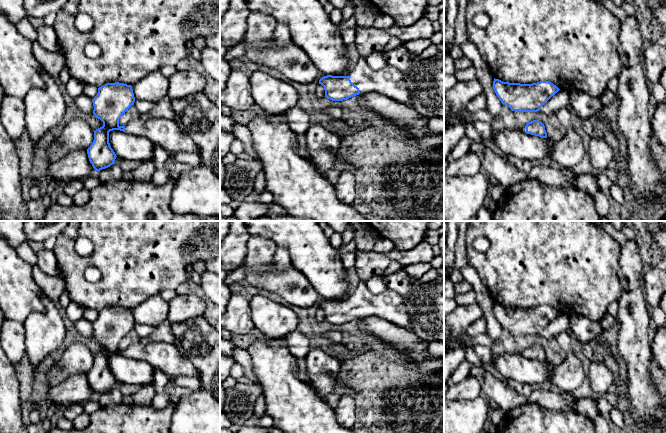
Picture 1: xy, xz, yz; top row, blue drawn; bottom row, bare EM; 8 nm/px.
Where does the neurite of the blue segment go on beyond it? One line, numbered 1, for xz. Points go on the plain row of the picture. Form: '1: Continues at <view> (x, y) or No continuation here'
1: Continues at xz (389, 305)

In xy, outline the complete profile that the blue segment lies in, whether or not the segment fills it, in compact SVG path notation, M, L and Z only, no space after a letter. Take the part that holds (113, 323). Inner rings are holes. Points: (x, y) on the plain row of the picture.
M107 307L98 312L92 326L94 340L103 346L103 350L94 355L94 364L87 373L96 396L113 389L117 381L109 367L109 356L113 354L145 361L160 369L170 381L178 376L197 375L198 370L192 362L171 343L137 342L120 350L119 343L135 326L131 309Z

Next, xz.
M362 281L348 300L327 299L319 304L319 308L324 311L325 321L332 325L343 325L355 319L377 316L399 327L411 328L410 315L402 295L391 289L373 294Z

